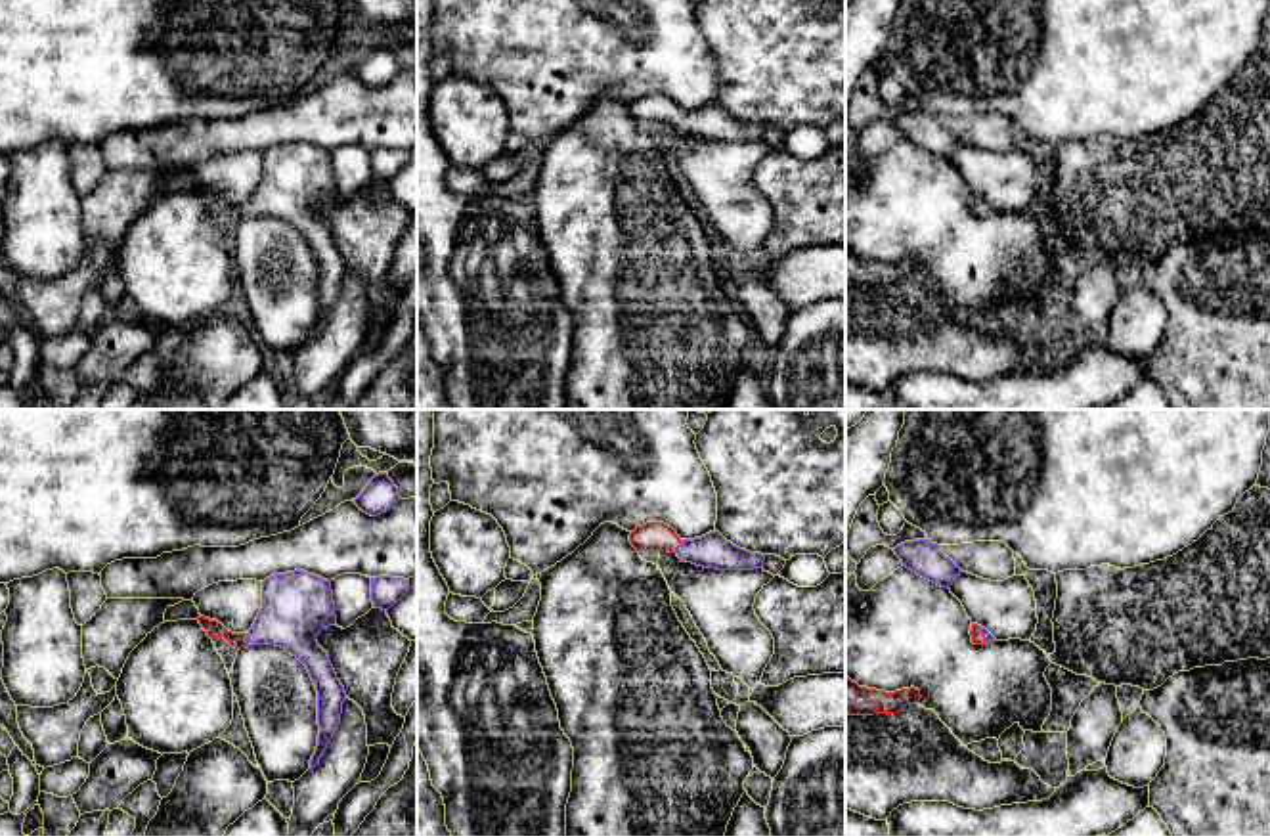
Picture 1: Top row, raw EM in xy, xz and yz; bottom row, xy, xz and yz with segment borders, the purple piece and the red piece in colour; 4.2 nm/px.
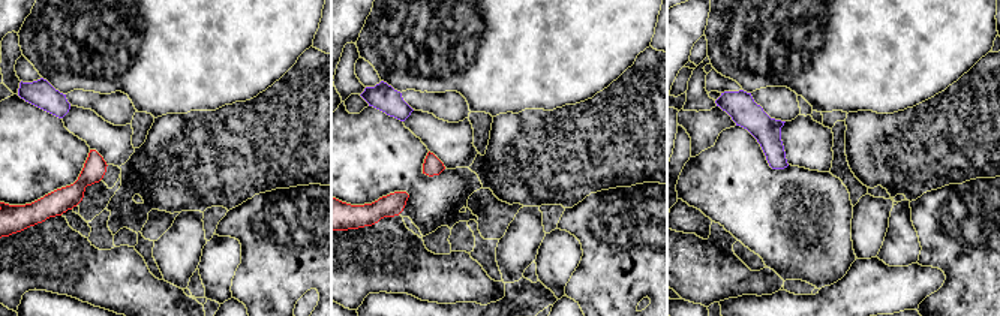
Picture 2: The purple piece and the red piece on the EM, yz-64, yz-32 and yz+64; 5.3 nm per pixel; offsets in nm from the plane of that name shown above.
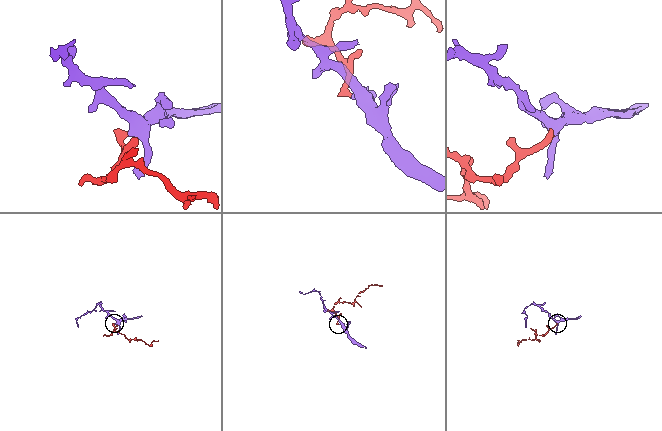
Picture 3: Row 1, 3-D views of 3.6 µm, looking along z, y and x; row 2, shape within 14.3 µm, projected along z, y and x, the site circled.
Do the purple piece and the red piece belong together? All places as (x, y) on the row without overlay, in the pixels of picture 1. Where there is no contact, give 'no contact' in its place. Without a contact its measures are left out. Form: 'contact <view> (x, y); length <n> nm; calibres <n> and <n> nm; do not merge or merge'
contact xz (679, 117); length 70 nm; calibres 140 and 130 nm; merge

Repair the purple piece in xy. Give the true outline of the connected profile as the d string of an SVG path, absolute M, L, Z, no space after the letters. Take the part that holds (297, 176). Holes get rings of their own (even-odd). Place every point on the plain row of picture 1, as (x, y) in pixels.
M304 142L274 145L262 153L262 180L247 205L231 205L220 193L197 189L207 207L224 209L231 218L275 216L296 228L308 241L318 262L318 318L310 341L319 335L333 310L342 275L344 258L316 209L323 199L335 197L331 153Z

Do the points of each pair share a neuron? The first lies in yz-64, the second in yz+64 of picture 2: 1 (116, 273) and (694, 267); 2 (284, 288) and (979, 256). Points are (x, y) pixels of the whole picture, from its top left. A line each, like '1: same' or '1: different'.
1: same
2: same

